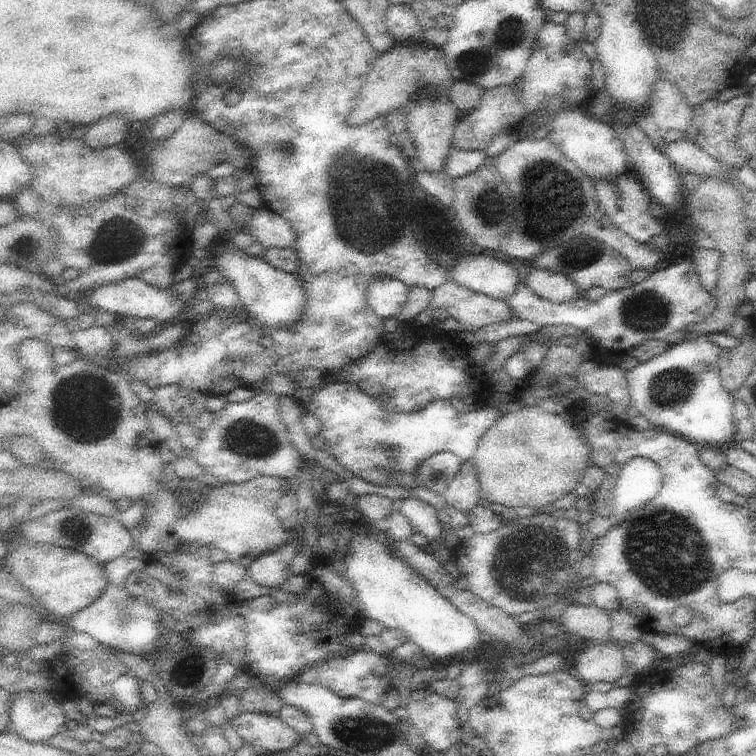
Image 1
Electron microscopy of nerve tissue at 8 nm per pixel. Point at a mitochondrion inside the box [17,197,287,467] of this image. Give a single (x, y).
(89, 409)

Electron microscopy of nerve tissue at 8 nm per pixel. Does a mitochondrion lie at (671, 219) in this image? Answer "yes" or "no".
no

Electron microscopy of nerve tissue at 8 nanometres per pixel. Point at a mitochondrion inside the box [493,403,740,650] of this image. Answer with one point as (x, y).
(664, 547)

